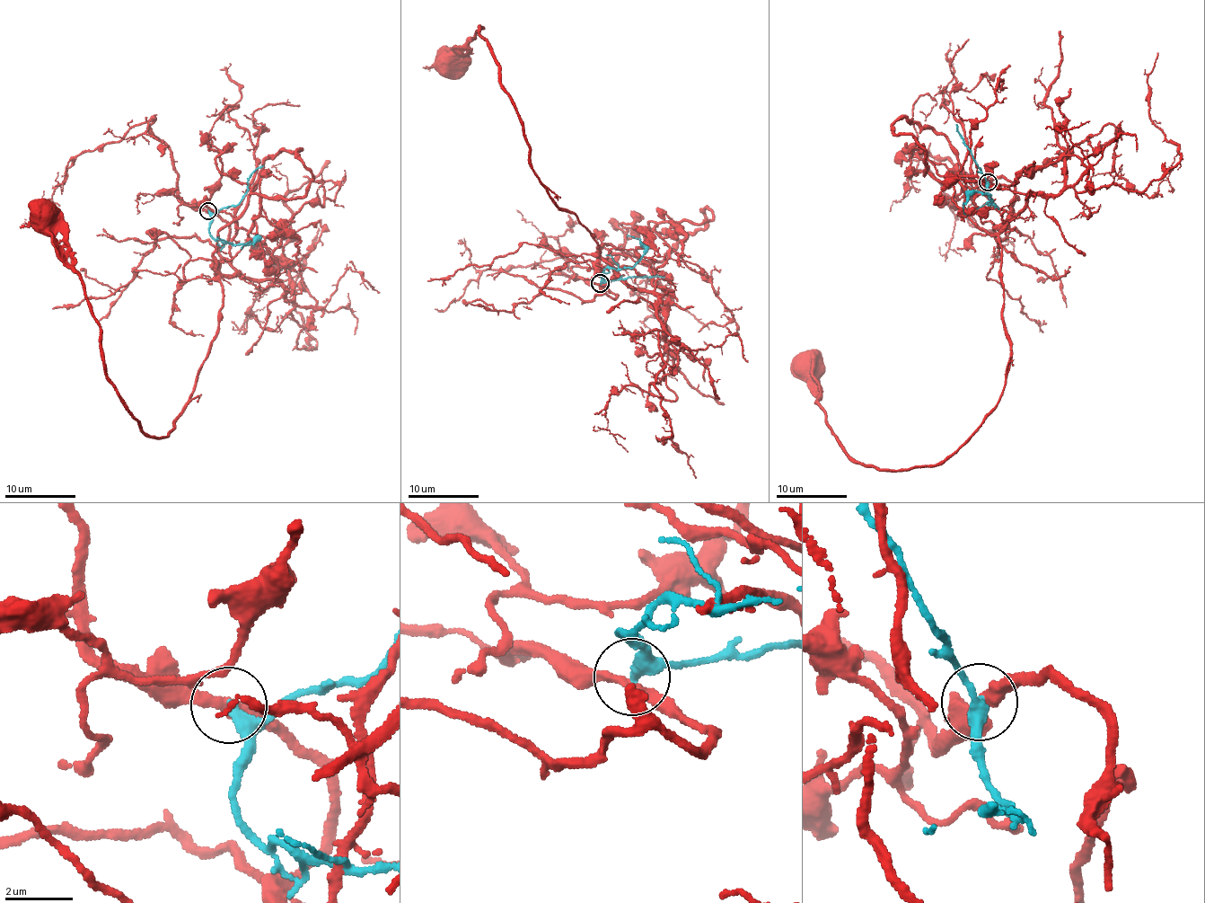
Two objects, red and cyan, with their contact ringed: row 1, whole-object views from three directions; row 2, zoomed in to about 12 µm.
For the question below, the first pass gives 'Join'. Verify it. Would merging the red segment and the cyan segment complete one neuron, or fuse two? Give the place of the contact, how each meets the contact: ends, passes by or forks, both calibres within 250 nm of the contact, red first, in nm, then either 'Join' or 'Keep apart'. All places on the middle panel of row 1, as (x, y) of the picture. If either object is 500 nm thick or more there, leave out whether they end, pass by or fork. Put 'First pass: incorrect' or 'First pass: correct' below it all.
Place: (600, 283). At the ring red passes by. At the ring cyan passes by. Thickness 300 nm (red) against 280 nm. Keep apart
First pass: incorrect

